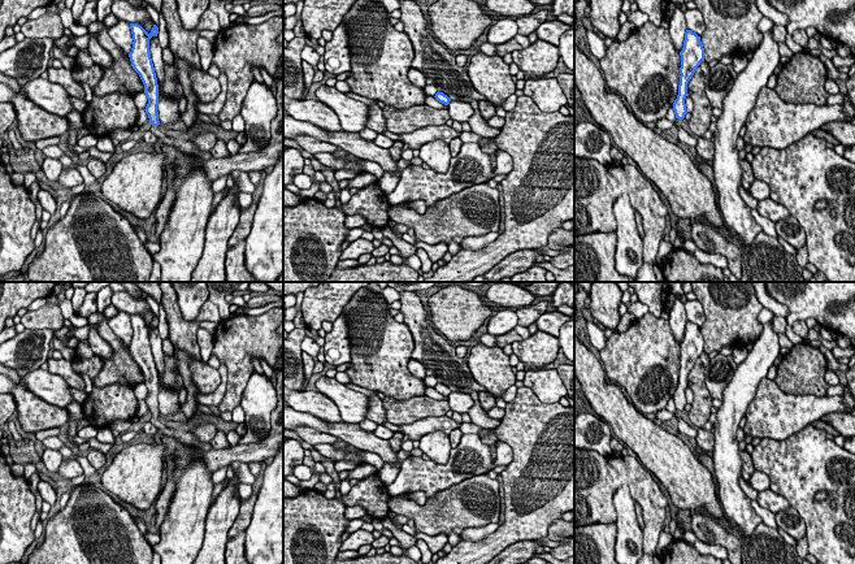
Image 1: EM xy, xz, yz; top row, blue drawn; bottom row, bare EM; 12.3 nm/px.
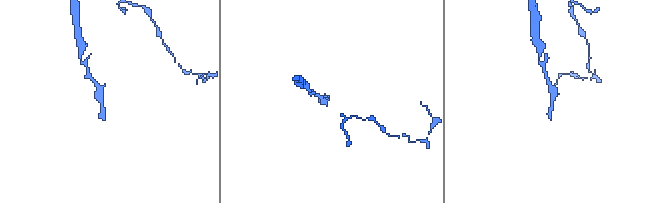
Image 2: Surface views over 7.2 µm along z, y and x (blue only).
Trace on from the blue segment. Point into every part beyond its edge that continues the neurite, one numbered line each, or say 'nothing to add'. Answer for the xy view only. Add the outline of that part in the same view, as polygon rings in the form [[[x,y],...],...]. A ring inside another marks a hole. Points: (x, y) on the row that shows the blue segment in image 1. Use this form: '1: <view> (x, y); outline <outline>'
1: xy (185, 146); outline [[[151,126],[149,130],[157,136],[157,142],[161,143],[161,144],[169,144],[175,151],[179,149],[181,152],[185,152],[185,153],[187,153],[190,156],[199,157],[199,159],[201,159],[204,161],[212,159],[211,152],[200,151],[195,146],[195,143],[192,143],[191,140],[170,138],[159,126]]]

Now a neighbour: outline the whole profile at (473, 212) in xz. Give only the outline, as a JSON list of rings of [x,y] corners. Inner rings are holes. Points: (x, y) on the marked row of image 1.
[[[479,183],[438,200],[424,214],[399,205],[391,205],[387,213],[391,221],[412,227],[420,242],[430,246],[442,242],[461,243],[468,237],[498,233],[499,191],[487,183]]]

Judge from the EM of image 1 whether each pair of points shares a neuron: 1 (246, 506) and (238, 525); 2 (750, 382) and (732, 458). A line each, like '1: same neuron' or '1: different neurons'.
1: same neuron
2: same neuron

